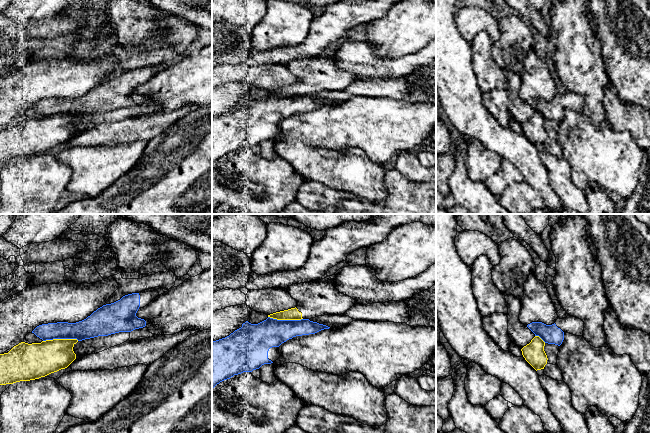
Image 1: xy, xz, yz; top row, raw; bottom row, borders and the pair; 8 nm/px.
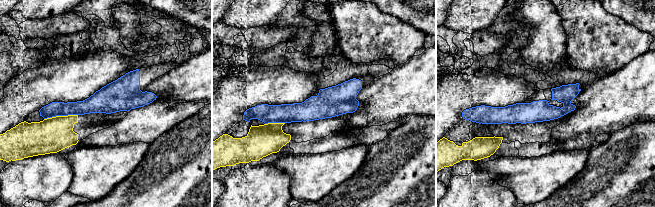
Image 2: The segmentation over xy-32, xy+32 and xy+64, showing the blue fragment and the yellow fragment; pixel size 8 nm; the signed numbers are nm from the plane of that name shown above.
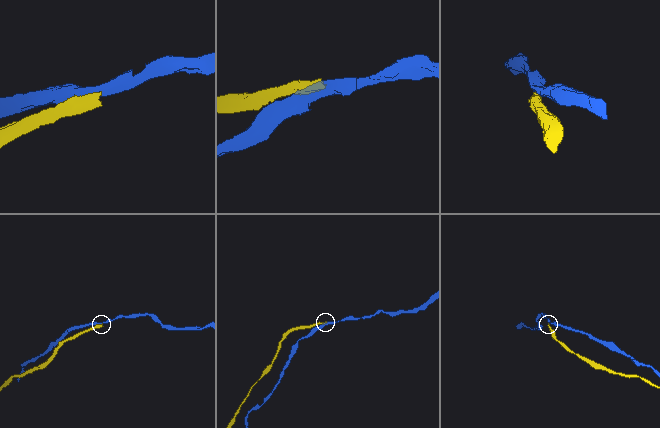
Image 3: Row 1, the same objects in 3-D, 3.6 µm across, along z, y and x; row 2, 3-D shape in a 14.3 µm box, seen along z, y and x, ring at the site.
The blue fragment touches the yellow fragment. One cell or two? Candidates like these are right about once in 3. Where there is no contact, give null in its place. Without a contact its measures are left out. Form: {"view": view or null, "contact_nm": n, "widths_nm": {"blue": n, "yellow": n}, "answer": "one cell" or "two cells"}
{"view": "xy", "contact_nm": 280, "widths_nm": {"blue": 160, "yellow": 280}, "answer": "two cells"}

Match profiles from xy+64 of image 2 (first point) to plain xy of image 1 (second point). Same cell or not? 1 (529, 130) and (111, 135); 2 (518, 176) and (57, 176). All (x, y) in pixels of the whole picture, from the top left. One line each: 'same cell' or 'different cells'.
1: same cell
2: different cells

